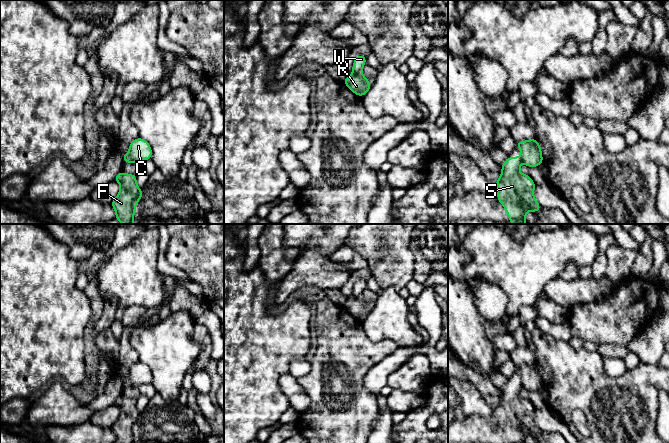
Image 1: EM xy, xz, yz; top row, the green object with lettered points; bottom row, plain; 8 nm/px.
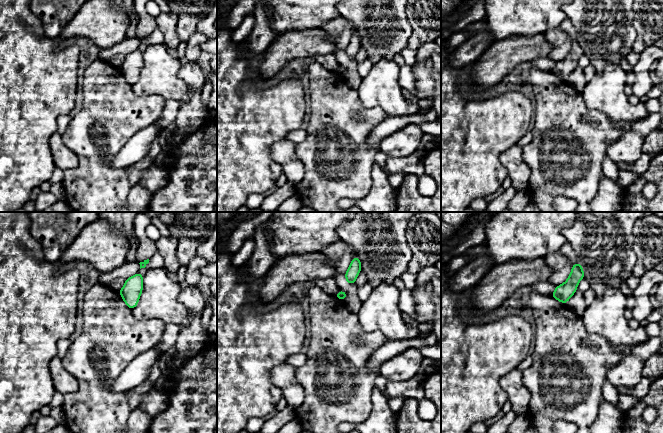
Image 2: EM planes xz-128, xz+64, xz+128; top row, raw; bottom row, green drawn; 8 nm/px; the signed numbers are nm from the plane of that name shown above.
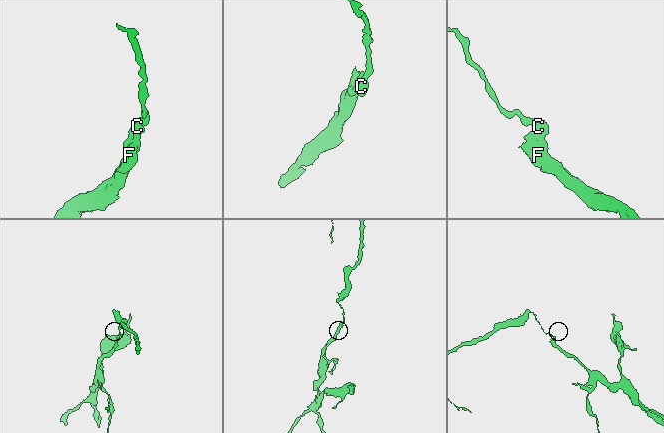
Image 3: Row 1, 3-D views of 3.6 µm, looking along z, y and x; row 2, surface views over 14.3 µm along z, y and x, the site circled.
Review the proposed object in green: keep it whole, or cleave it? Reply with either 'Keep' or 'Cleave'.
Cleave

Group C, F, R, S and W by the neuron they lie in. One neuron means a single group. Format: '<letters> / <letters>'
C R / F S W

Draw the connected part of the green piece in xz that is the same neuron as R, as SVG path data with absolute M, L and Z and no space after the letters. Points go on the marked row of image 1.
M362 72L348 75L344 84L358 96L364 96L371 88L371 84Z

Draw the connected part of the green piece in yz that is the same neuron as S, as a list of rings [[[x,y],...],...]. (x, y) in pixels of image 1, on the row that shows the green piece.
[[[508,157],[501,165],[500,178],[495,181],[499,188],[495,194],[512,224],[526,224],[526,213],[541,208],[534,197],[536,185],[530,176],[520,172],[521,164],[521,157]]]

